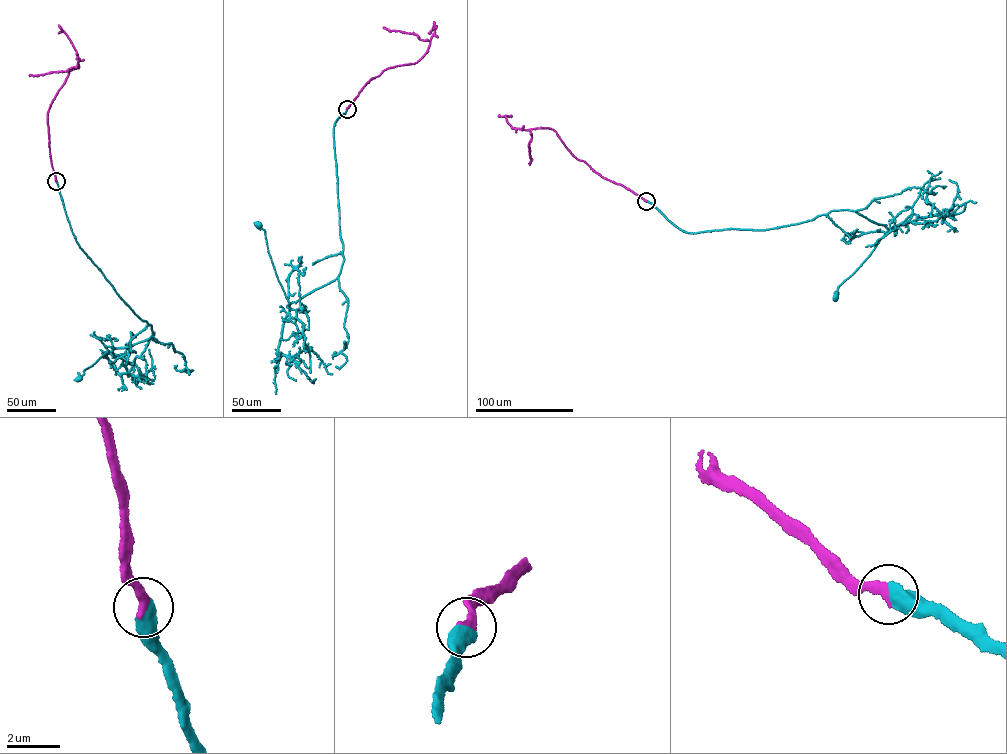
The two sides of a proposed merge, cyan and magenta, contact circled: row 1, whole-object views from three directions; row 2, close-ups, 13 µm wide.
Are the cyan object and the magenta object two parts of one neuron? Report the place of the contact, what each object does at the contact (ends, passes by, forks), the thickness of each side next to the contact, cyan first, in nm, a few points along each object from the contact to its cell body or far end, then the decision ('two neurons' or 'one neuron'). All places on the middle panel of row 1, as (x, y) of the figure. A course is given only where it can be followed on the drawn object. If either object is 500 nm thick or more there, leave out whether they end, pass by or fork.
at (347, 109); 600 nm thick on the cyan side, 360 nm on the other; cyan runs (347, 109), (333, 127), (343, 258), (339, 275), (290, 303), (268, 253), (265, 231), (258, 224); magenta runs (347, 109), (370, 79), (388, 68), (413, 64), (422, 58), (436, 26), (433, 24); one neuron

